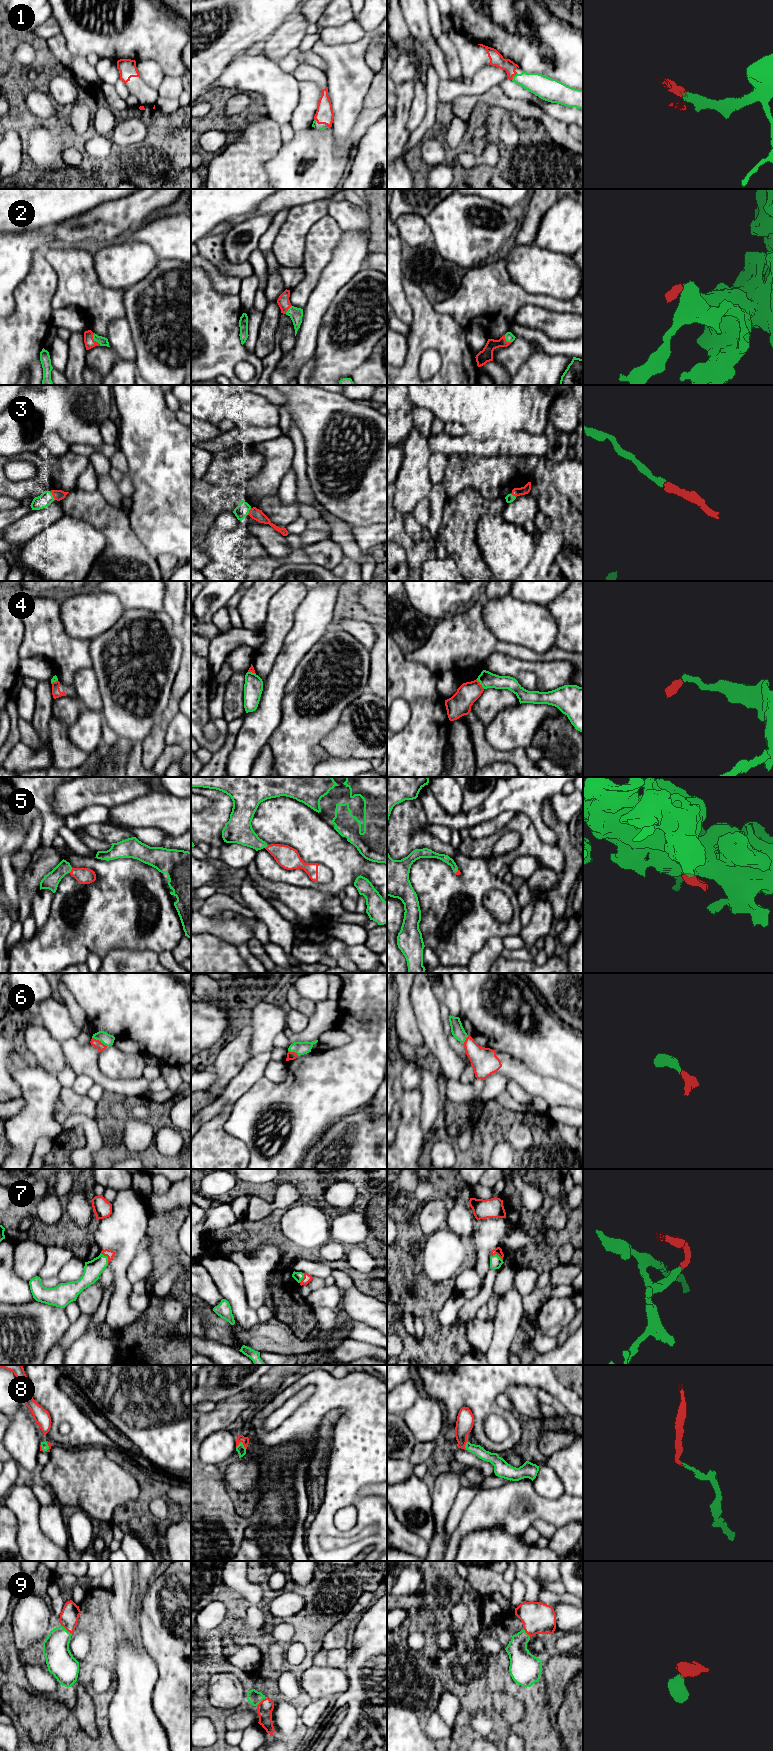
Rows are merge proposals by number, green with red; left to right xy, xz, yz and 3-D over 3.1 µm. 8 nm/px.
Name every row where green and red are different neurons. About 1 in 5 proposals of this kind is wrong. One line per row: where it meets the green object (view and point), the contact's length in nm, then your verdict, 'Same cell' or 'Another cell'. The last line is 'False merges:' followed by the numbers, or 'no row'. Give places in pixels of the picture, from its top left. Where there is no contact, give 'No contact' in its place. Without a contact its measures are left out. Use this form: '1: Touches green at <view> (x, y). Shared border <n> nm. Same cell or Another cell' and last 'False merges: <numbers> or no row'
1: Touches green at yz (514, 76). Shared border 80 nm. Same cell
2: Touches green at xy (94, 339). Shared border 110 nm. Same cell
3: Touches green at xy (52, 495). Shared border 90 nm. Same cell
4: Touches green at yz (480, 683). Shared border 100 nm. Another cell
5: Touches green at xy (71, 869). Shared border 50 nm. Same cell
6: Touches green at xy (100, 1040). Shared border 150 nm. Same cell
7: Touches green at xy (106, 1256). Shared border 100 nm. Same cell
8: Touches green at xz (242, 1443). Shared border 90 nm. Same cell
9: Touches green at xy (65, 1629). Shared border 120 nm. Same cell
False merges: 4

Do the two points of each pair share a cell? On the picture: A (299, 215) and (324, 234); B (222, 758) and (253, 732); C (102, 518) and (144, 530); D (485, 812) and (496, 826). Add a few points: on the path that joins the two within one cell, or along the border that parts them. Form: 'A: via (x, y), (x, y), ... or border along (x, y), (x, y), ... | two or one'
A: border along (327, 214), (312, 225), (306, 236), (304, 246) | two
B: border along (241, 727), (226, 766) | two
C: border along (126, 514), (129, 520), (129, 527), (143, 546) | two
D: border along (514, 812), (502, 811), (490, 819), (469, 827) | two

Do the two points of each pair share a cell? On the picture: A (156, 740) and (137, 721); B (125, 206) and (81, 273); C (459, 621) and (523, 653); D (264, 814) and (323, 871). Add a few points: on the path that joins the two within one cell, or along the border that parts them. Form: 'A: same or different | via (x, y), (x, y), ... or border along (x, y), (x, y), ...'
A: different | border along (162, 713), (162, 716), (140, 743)
B: different | border along (88, 245), (64, 246)
C: same | via (475, 637), (481, 643), (507, 649)
D: different | border along (294, 849), (305, 862), (327, 866), (333, 876)

